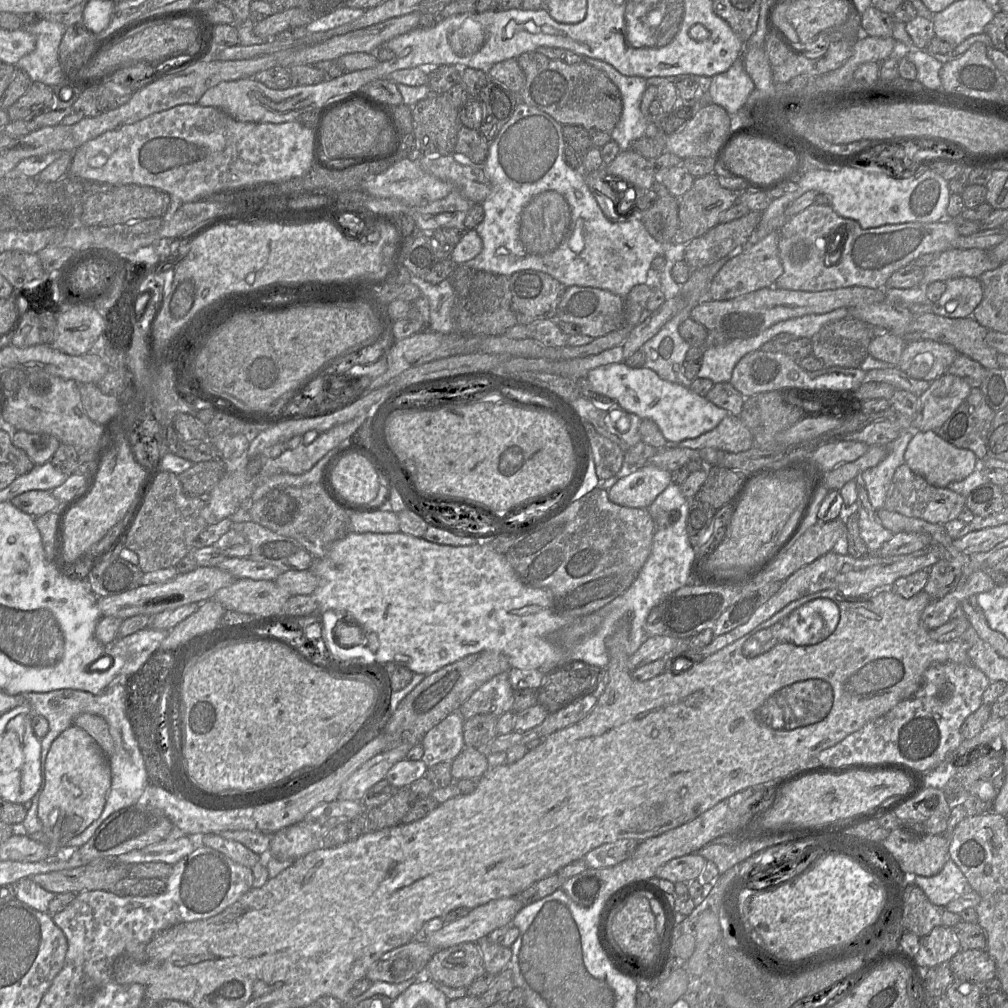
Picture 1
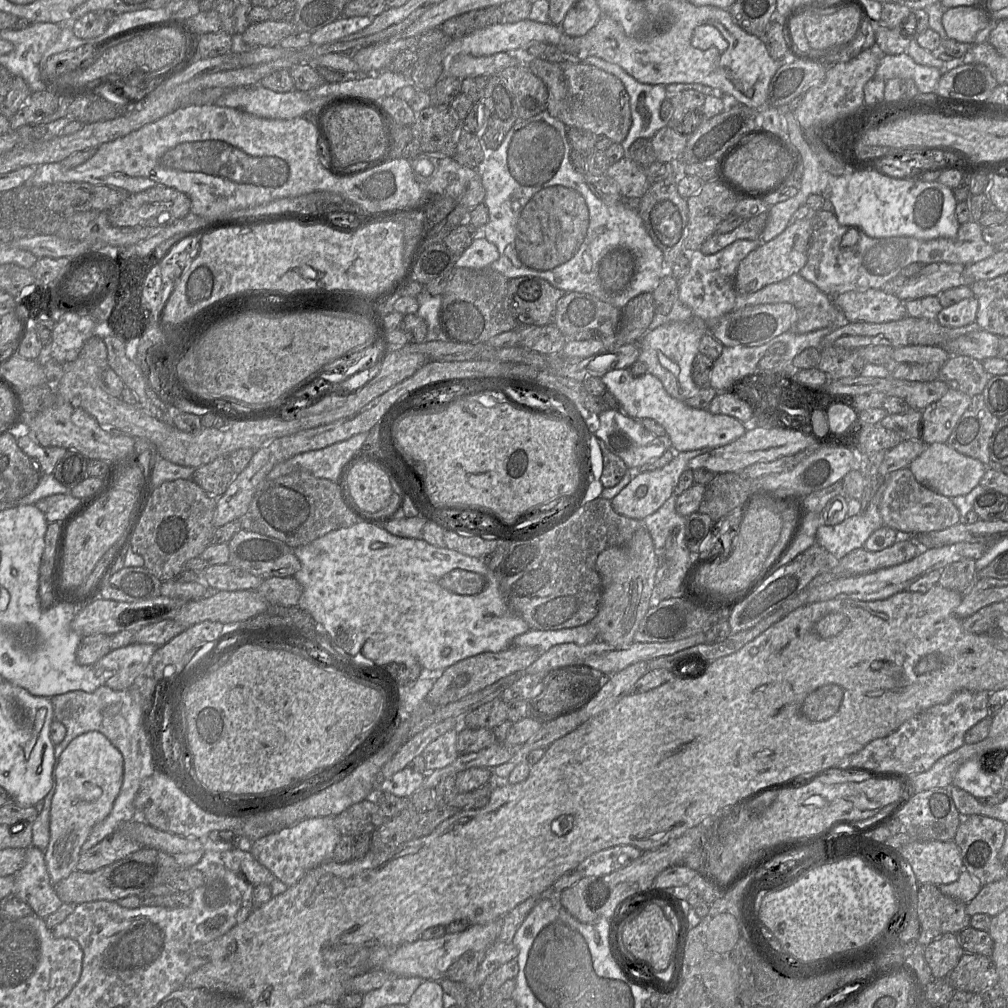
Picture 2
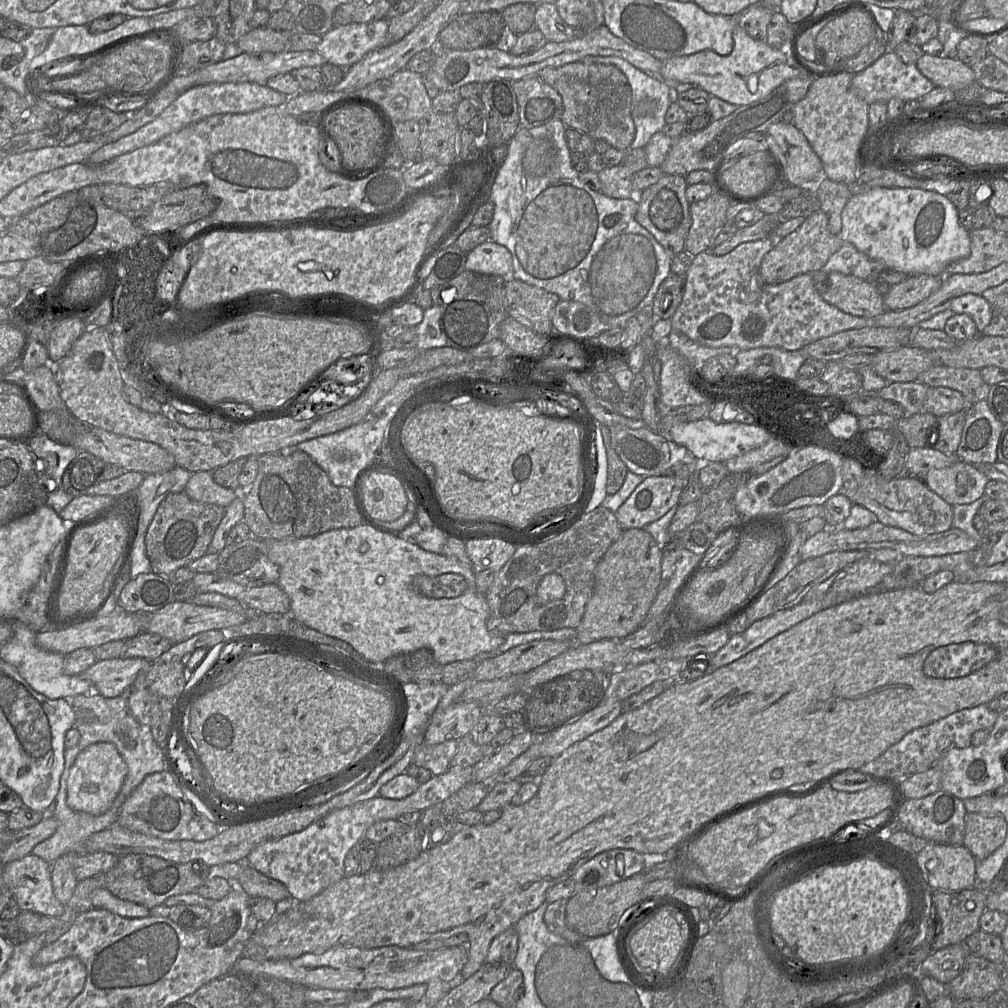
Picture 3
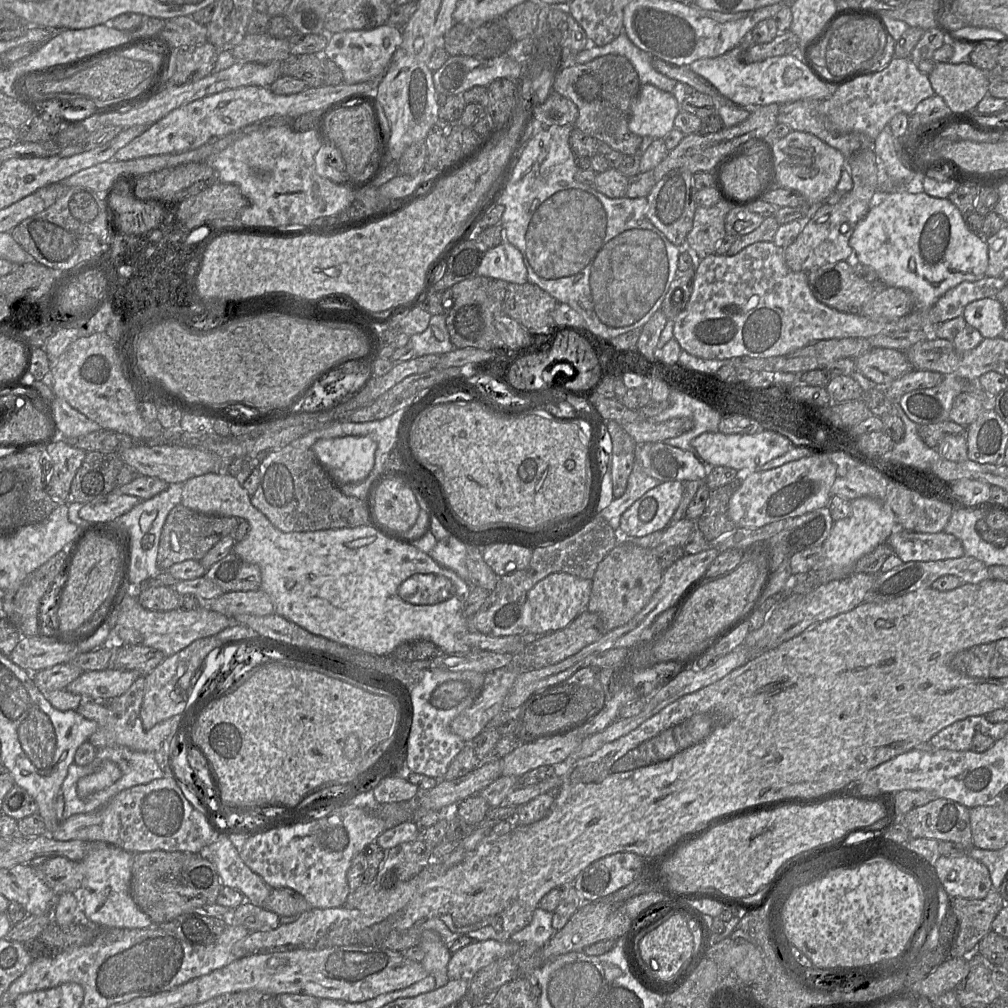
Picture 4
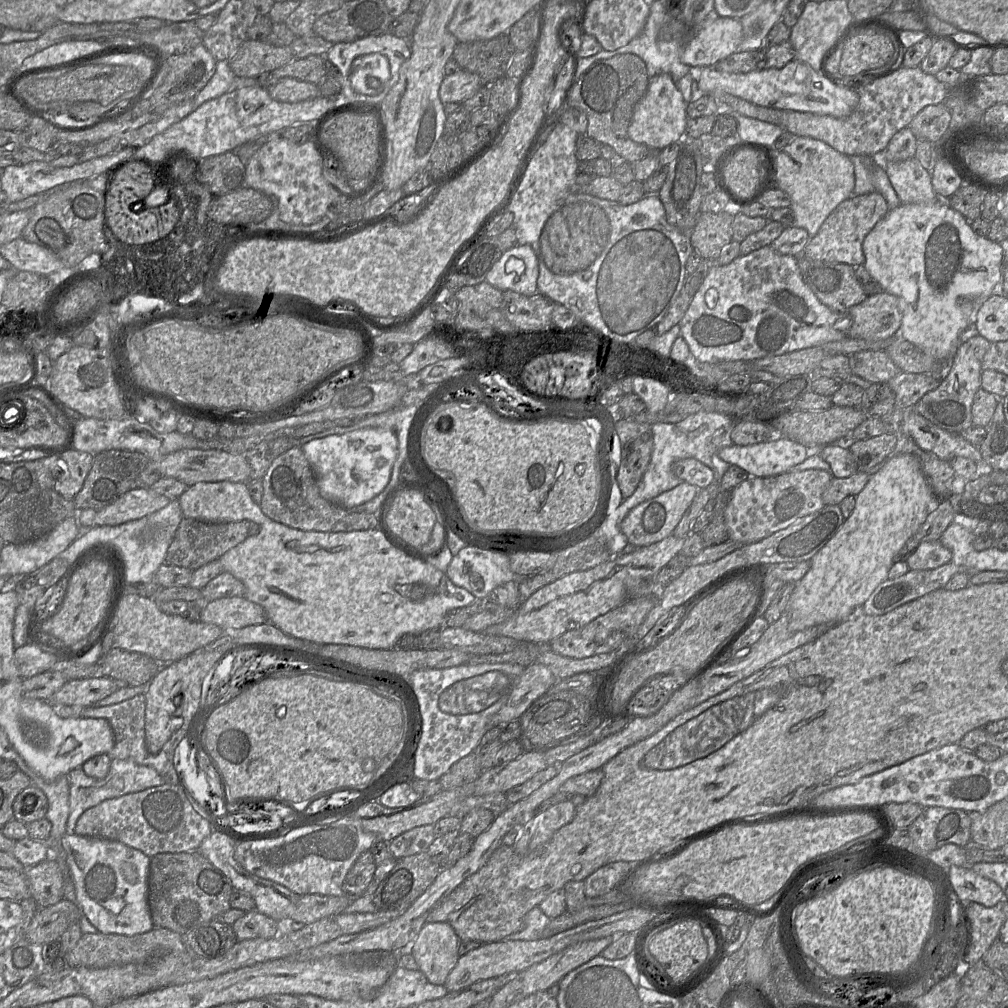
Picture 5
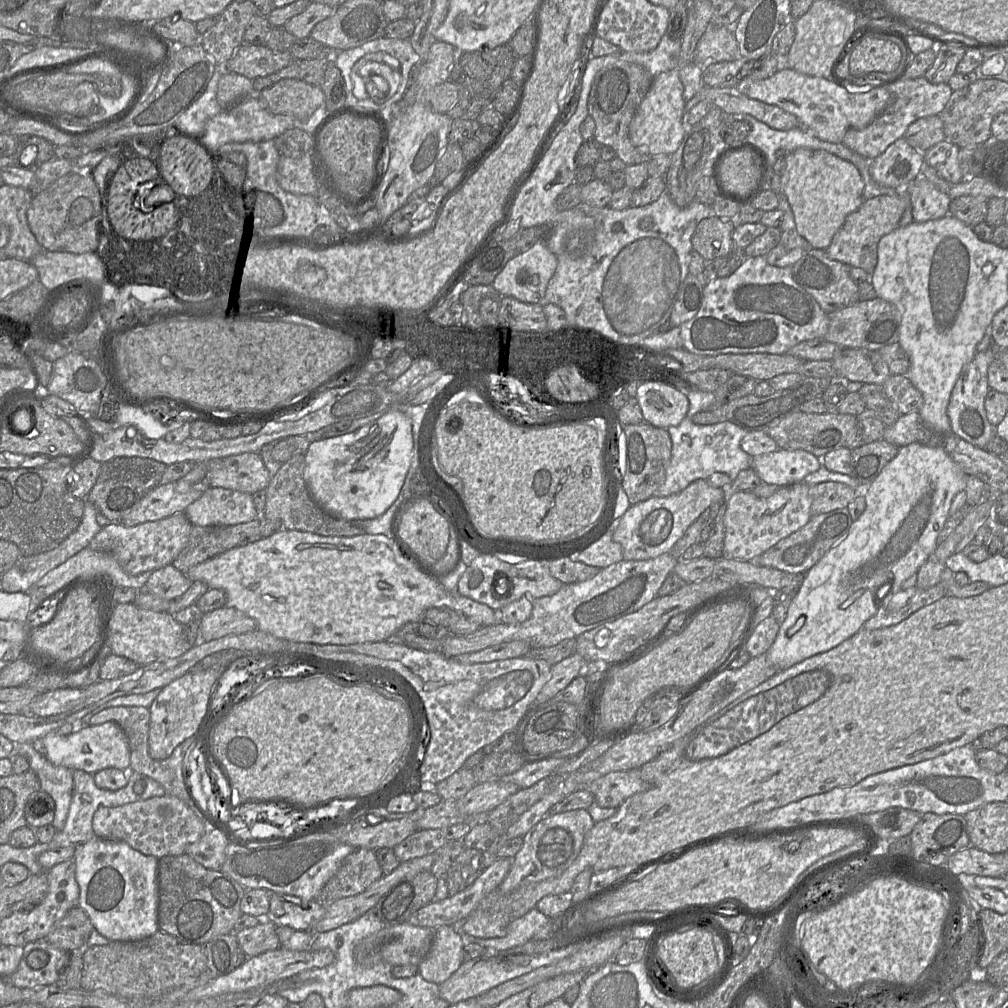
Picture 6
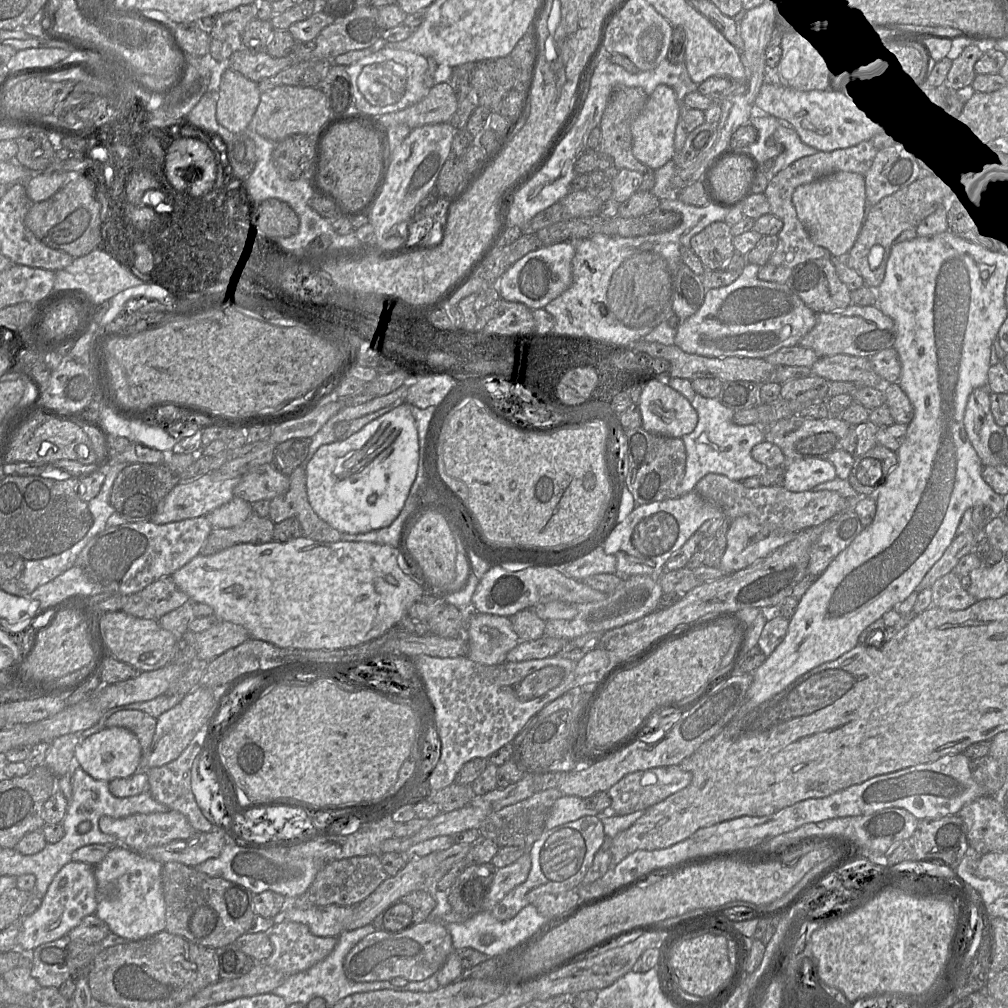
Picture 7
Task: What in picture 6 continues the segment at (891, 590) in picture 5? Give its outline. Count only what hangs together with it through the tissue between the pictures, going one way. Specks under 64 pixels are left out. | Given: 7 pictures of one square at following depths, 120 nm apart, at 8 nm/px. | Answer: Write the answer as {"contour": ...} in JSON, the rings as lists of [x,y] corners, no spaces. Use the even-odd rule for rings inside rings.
{"contour":[[[940,583],[928,589],[902,588],[880,605],[877,613],[864,623],[863,628],[872,630],[896,625],[943,596],[945,591]]]}

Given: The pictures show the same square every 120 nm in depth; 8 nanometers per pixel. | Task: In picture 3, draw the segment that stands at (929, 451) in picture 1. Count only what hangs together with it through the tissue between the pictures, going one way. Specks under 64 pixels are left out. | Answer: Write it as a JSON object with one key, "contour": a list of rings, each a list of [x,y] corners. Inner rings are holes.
{"contour":[[[958,460],[948,467],[929,470],[923,481],[933,492],[954,506],[979,499],[989,479],[975,465]]]}

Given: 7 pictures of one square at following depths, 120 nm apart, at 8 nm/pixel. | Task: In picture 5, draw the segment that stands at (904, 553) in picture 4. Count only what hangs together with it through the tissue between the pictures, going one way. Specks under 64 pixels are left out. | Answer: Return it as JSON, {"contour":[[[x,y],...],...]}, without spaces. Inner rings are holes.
{"contour":[[[940,540],[922,542],[904,559],[909,570],[932,570],[951,562],[952,553]]]}

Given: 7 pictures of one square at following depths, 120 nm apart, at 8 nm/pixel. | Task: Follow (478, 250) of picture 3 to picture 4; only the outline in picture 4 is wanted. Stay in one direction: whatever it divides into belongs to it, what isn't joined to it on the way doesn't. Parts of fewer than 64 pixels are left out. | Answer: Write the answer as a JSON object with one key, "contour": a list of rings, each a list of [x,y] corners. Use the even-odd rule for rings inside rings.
{"contour":[[[506,241],[485,252],[477,275],[514,284],[528,282],[527,269],[520,250]]]}

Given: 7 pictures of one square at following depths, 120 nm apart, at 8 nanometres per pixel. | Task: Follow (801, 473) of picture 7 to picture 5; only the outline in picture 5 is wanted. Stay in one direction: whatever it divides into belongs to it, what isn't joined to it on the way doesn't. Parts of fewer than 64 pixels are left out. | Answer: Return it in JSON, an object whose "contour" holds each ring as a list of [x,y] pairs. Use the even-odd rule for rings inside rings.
{"contour":[[[783,436],[753,445],[732,444],[717,454],[725,462],[744,469],[750,476],[770,477],[785,473],[820,450],[808,450]]]}

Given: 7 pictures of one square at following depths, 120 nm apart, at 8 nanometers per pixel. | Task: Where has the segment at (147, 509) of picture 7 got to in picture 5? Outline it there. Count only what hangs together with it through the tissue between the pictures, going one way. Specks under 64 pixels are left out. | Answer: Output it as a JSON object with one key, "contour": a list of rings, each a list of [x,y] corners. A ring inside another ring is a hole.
{"contour":[[[117,449],[100,452],[94,456],[83,487],[73,499],[75,507],[77,510],[90,508],[99,511],[114,503],[126,492],[137,488],[137,477],[150,463],[149,458],[138,452]]]}

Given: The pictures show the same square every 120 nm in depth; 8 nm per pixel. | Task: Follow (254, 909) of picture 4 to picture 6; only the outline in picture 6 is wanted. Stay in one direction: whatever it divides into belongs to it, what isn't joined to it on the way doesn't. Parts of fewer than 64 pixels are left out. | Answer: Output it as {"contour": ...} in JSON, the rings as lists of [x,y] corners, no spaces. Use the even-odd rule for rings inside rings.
{"contour":[[[261,919],[256,926],[242,929],[235,934],[239,945],[248,957],[280,947],[276,926],[265,919]]]}

